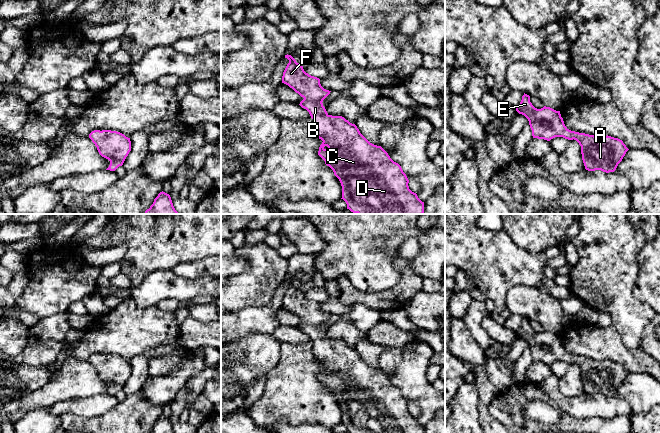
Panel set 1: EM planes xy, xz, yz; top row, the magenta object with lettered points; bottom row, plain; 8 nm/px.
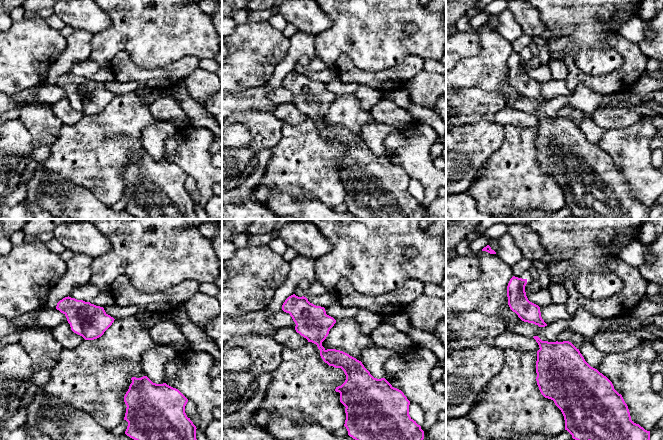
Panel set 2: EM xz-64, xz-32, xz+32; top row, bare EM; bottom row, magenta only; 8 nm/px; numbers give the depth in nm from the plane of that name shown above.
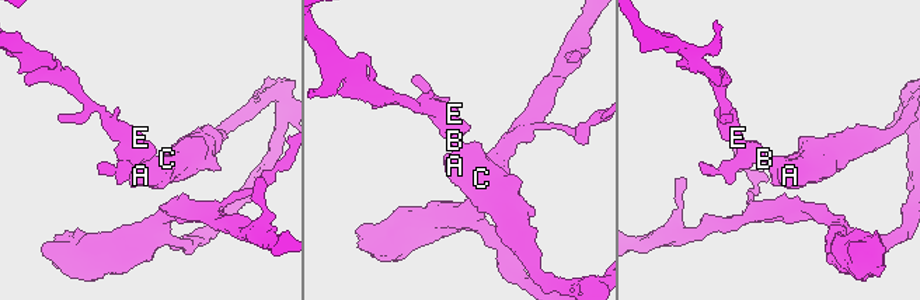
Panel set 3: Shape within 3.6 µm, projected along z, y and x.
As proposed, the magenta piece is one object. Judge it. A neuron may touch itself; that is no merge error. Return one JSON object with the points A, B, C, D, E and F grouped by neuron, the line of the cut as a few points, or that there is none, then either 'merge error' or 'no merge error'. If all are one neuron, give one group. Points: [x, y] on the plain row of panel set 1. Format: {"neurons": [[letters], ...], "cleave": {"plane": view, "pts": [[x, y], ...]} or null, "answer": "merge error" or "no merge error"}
{"neurons": [["A", "B", "C", "D", "E", "F"]], "cleave": null, "answer": "no merge error"}

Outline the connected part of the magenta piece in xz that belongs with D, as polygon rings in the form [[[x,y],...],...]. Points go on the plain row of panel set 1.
[[[287,278],[285,282],[289,287],[283,296],[282,307],[304,322],[299,329],[309,336],[315,358],[323,365],[318,379],[339,403],[341,423],[346,426],[347,433],[424,433],[424,426],[409,413],[409,404],[401,390],[381,370],[370,367],[355,348],[342,340],[329,339],[322,326],[331,315],[321,310],[319,302],[306,297],[291,279]]]

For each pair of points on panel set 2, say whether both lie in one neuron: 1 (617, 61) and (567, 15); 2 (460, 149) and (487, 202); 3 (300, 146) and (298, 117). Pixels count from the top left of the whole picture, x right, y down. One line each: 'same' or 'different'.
1: same
2: different
3: different

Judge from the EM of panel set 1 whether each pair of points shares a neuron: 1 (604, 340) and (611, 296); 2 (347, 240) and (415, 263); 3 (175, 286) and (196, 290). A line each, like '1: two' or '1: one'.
1: two
2: one
3: one

